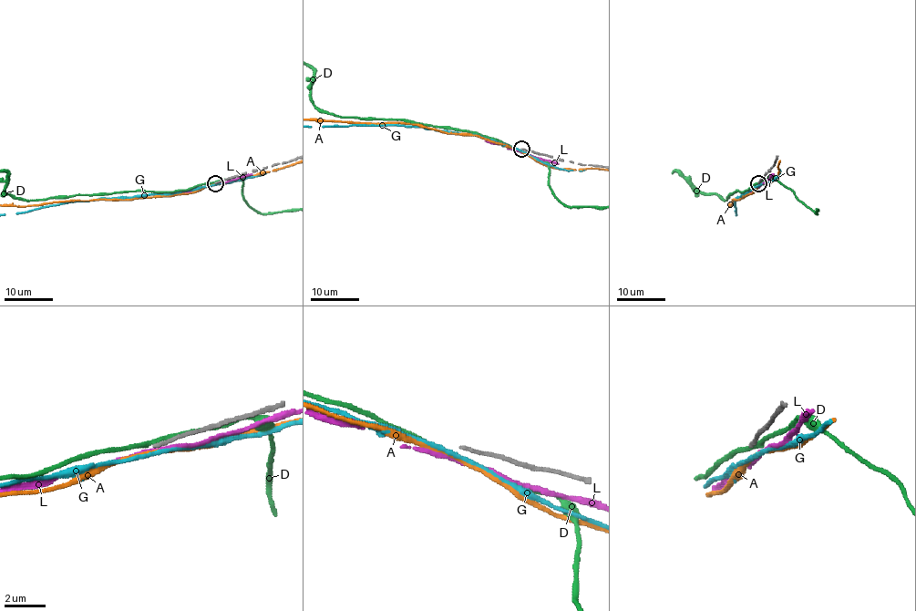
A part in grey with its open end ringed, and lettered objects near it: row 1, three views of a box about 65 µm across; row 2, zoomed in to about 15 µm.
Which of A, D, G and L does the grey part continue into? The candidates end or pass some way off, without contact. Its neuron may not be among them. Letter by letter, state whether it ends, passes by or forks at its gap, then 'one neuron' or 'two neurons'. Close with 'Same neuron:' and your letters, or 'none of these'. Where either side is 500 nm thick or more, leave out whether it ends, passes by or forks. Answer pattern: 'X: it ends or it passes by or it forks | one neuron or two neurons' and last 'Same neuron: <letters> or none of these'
A: it passes by | two neurons
D: it passes by | two neurons
G: it passes by | two neurons
L: it passes by | two neurons
Same neuron: none of these

